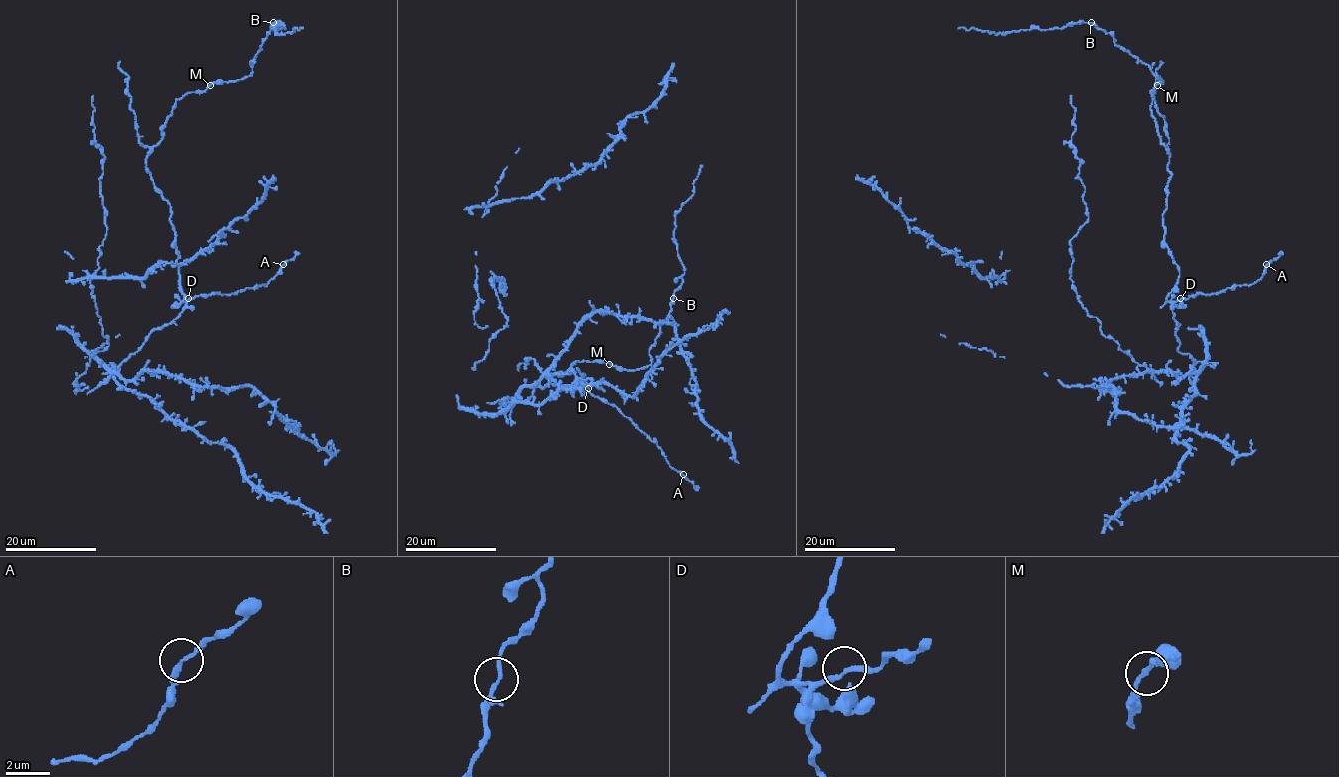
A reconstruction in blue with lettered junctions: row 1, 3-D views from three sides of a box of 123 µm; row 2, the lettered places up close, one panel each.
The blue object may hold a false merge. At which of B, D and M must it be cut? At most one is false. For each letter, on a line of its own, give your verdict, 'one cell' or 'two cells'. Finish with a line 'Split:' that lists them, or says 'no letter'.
B: one cell
D: one cell
M: one cell
Split: no letter

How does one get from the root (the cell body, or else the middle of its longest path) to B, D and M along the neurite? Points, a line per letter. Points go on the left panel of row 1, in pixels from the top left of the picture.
B: (144, 343), (186, 303), (170, 204), (154, 185), (146, 155), (178, 99), (252, 75), (249, 63), (273, 22)
D: (144, 343), (153, 330), (171, 323), (188, 299)
M: (144, 343), (186, 303), (170, 204), (154, 185), (146, 155), (161, 140), (176, 101), (210, 85)

